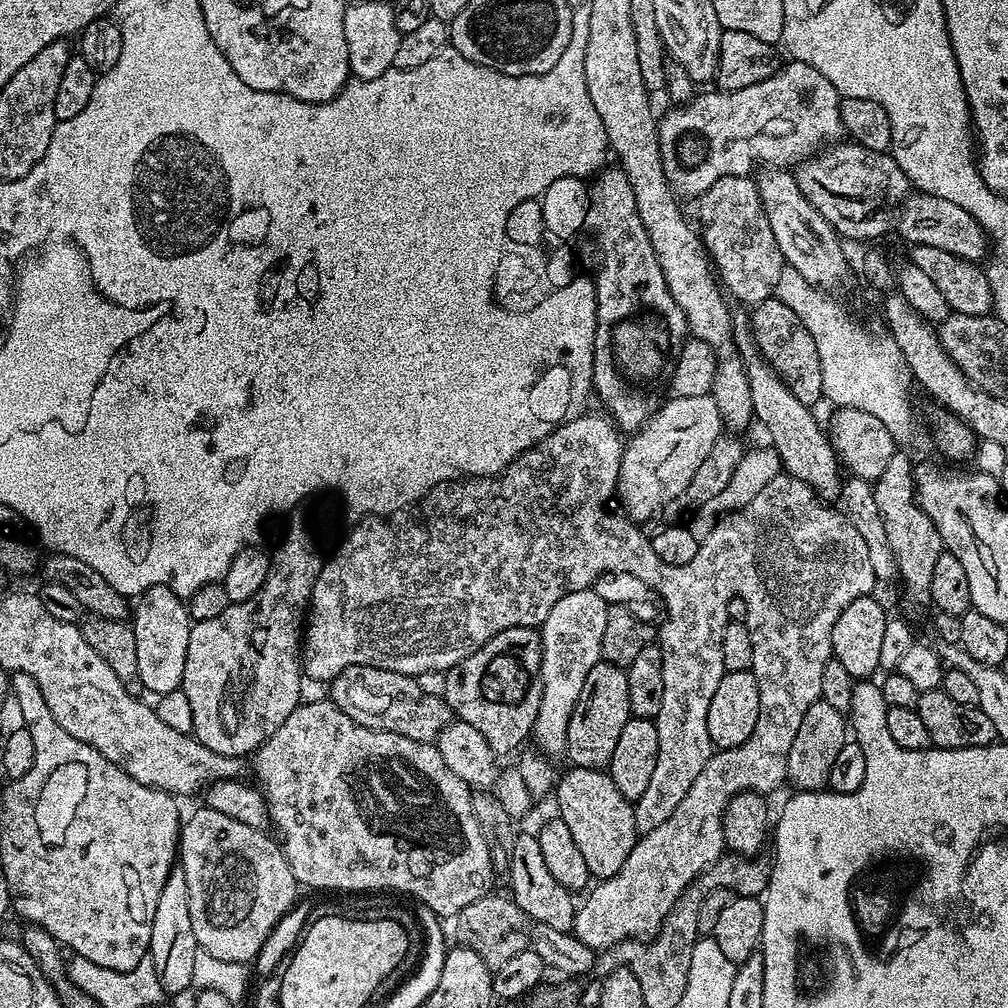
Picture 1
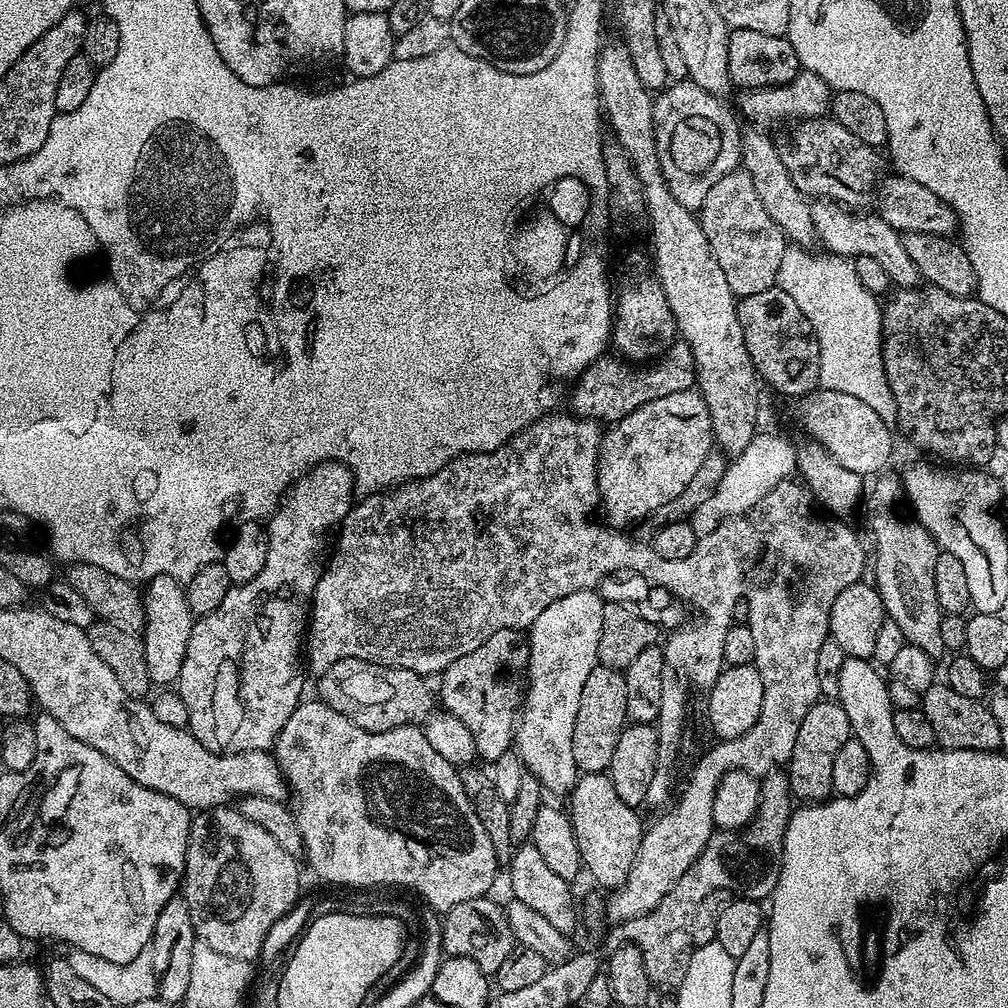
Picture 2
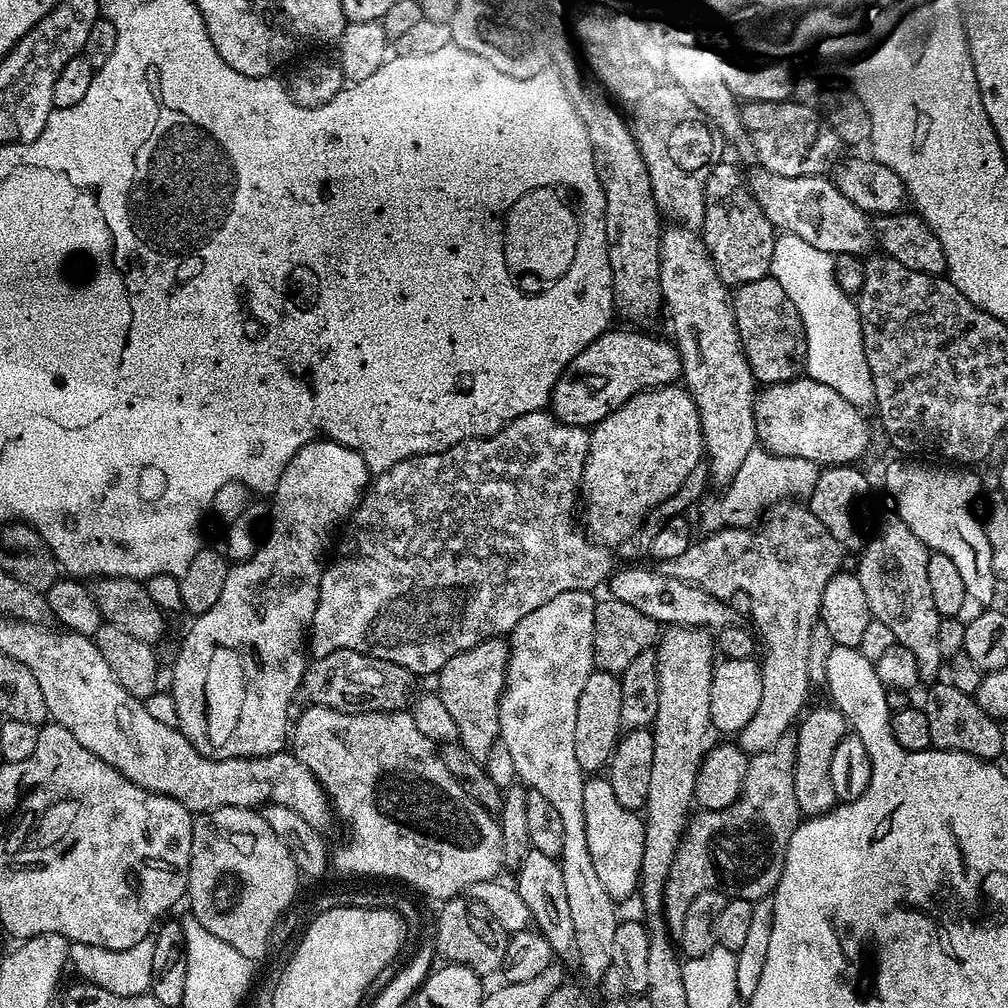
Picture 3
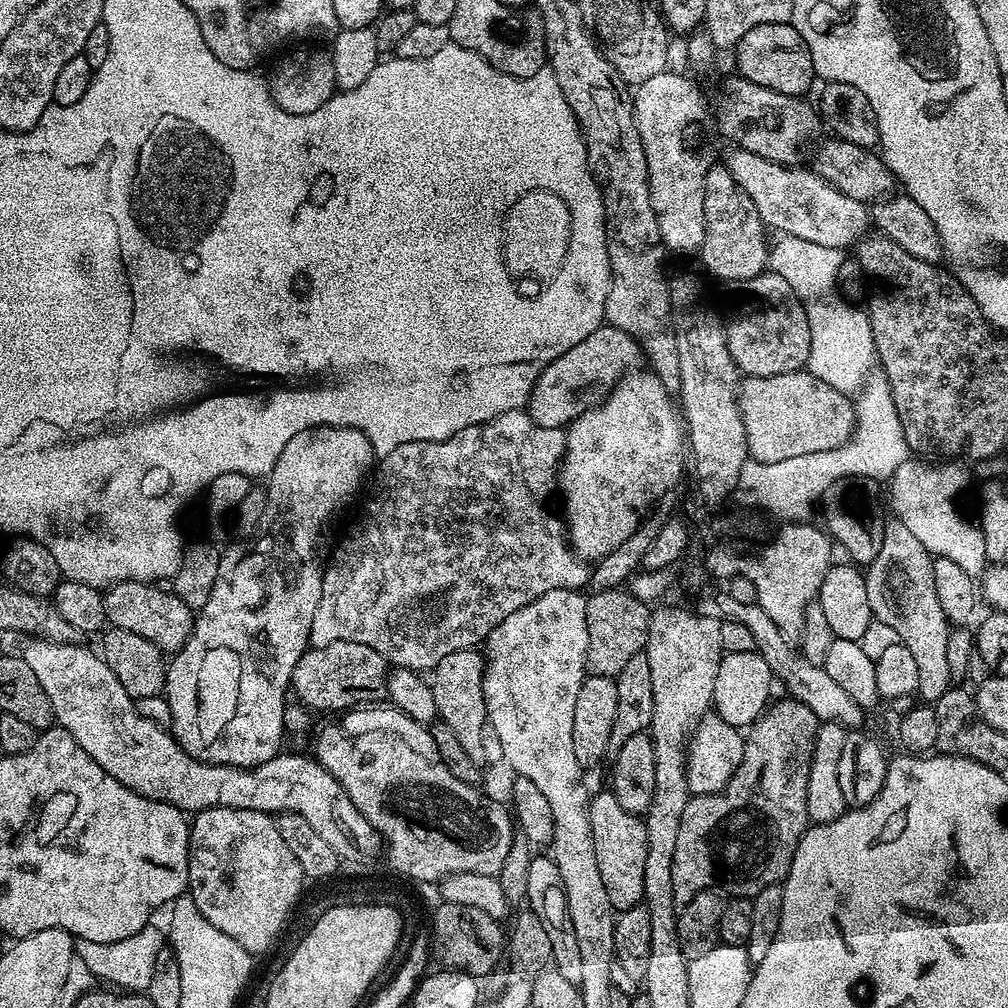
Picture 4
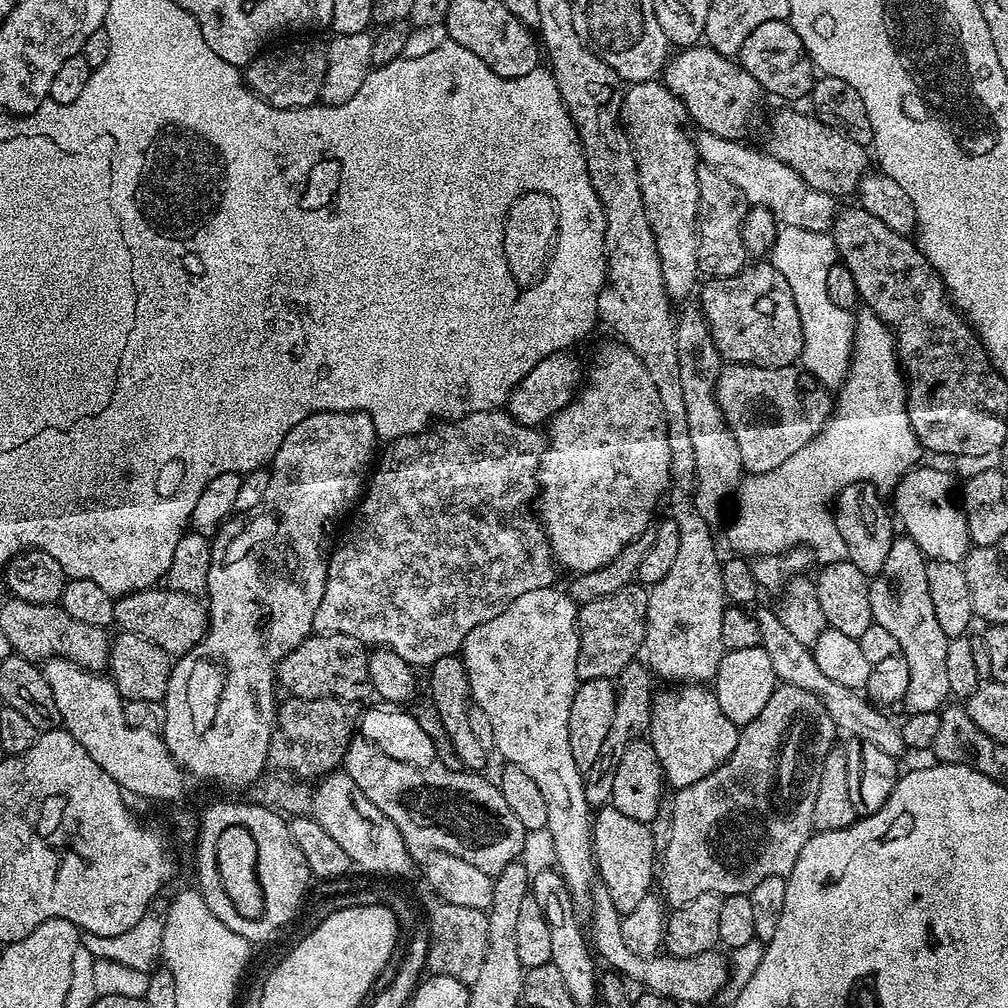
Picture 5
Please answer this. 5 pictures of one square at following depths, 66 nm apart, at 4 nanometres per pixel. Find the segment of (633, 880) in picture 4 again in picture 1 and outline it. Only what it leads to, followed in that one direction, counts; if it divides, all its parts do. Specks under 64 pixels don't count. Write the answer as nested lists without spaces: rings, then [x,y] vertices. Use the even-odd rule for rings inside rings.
[[[575,766],[569,767],[569,769],[565,776],[563,773],[557,779],[554,789],[554,801],[556,800],[557,806],[560,807],[558,819],[566,822],[566,826],[574,838],[574,843],[578,845],[578,851],[582,854],[582,859],[586,861],[589,877],[602,881],[618,874],[618,870],[622,870],[622,862],[626,862],[626,858],[630,858],[630,850],[634,850],[638,839],[634,804],[620,793],[618,786],[614,786],[607,771]]]

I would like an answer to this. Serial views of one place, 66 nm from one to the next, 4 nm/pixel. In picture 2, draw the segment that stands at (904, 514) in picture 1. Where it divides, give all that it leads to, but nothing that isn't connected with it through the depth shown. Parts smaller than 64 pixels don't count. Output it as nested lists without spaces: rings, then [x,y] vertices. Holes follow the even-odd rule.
[[[885,470],[865,479],[862,508],[868,511],[868,516],[872,519],[872,532],[876,535],[874,586],[880,591],[885,617],[898,622],[898,630],[902,630],[905,641],[918,646],[918,650],[926,650],[926,654],[934,658],[940,658],[940,655],[945,655],[946,649],[942,642],[942,622],[940,621],[942,613],[938,606],[938,594],[934,594],[934,562],[941,549],[934,537],[920,525],[919,520],[915,518],[903,520],[900,517],[900,512],[896,509],[896,503],[899,500],[902,500],[902,480],[897,473],[895,476],[892,470]]]

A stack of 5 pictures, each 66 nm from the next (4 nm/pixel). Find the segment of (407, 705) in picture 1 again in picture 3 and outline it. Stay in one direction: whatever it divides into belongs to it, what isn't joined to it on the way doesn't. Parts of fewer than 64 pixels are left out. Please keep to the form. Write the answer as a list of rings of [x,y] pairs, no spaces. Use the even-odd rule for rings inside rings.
[[[334,650],[334,654],[315,657],[305,667],[302,692],[312,699],[309,701],[313,705],[322,708],[349,714],[391,714],[409,703],[413,695],[412,680],[414,674],[394,662],[354,650]]]

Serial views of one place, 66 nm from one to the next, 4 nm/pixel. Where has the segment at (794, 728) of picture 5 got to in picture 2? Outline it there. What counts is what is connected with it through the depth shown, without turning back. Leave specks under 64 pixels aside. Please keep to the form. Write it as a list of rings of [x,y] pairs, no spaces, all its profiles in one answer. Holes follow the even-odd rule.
[[[783,771],[769,772],[760,780],[760,801],[756,817],[739,832],[713,831],[706,842],[702,854],[670,886],[670,890],[658,902],[654,911],[637,920],[627,921],[626,928],[631,939],[639,948],[648,981],[657,989],[679,989],[682,978],[686,978],[686,966],[692,957],[692,935],[690,926],[694,926],[694,913],[698,910],[698,902],[706,898],[714,890],[730,890],[733,897],[746,900],[767,901],[776,888],[782,866],[786,826],[794,811],[792,787],[788,785],[788,777]]]

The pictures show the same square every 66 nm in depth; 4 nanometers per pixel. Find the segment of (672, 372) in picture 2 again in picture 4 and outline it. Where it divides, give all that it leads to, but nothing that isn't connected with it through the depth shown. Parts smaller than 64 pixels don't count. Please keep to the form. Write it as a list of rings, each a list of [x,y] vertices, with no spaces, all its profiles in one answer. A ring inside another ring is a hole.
[[[605,322],[600,325],[598,330],[594,330],[594,334],[590,334],[590,338],[582,338],[582,342],[578,342],[578,346],[570,346],[570,350],[566,350],[566,354],[554,358],[541,370],[539,376],[536,377],[536,385],[526,405],[528,416],[534,418],[534,422],[538,422],[538,426],[567,429],[568,425],[573,424],[583,412],[597,408],[615,390],[616,385],[629,372],[637,371],[641,364],[642,353],[638,342],[634,342],[634,338],[630,338],[630,334]]]

